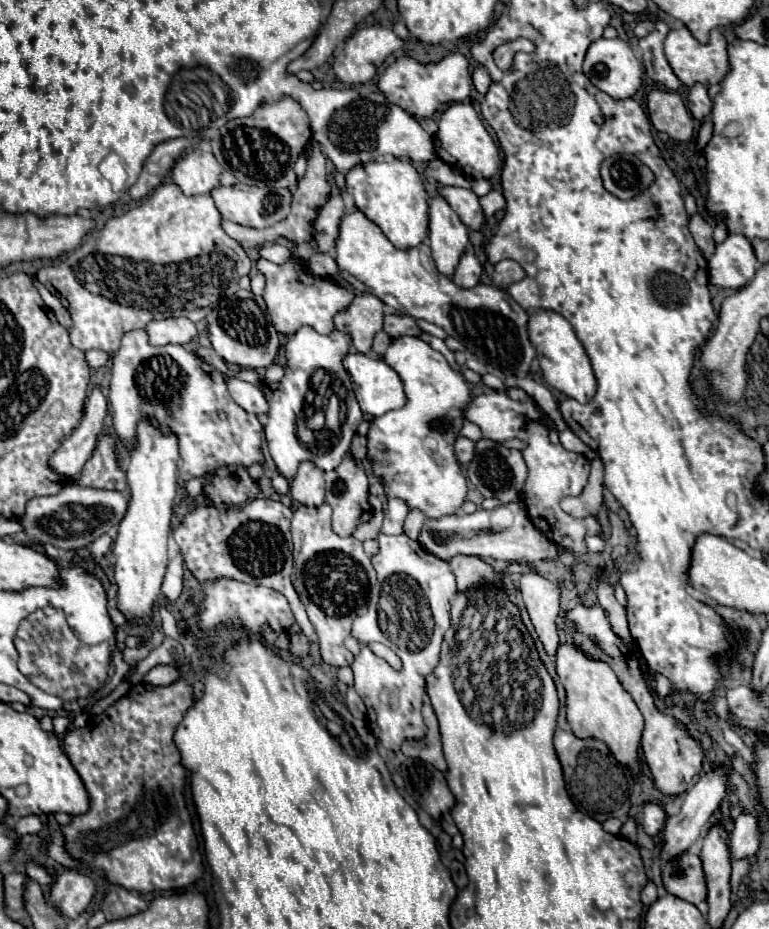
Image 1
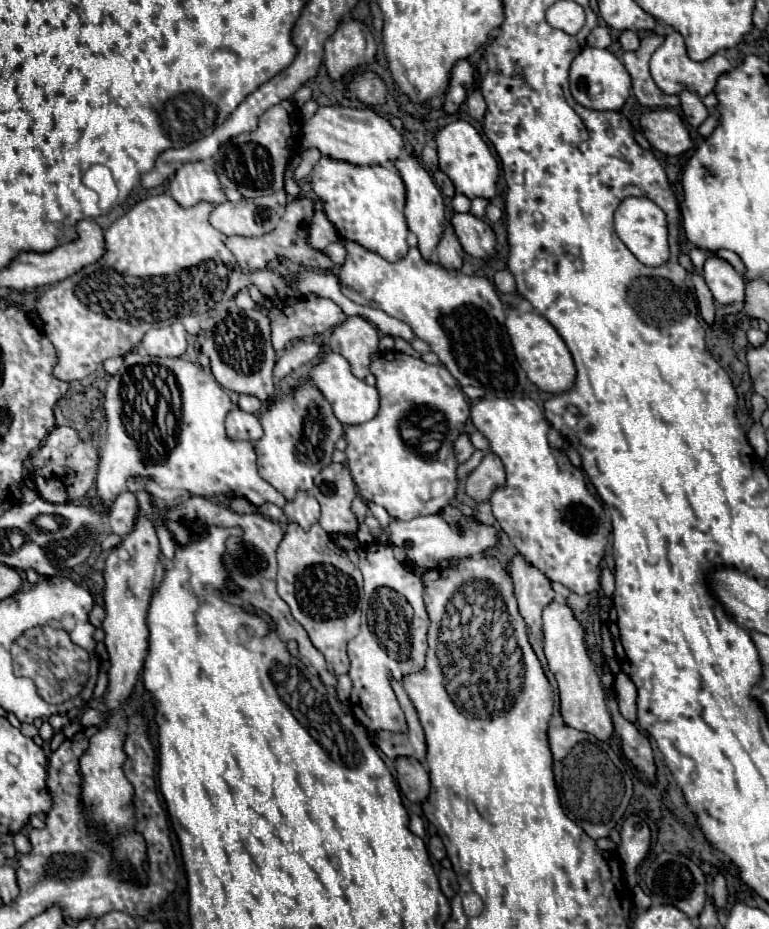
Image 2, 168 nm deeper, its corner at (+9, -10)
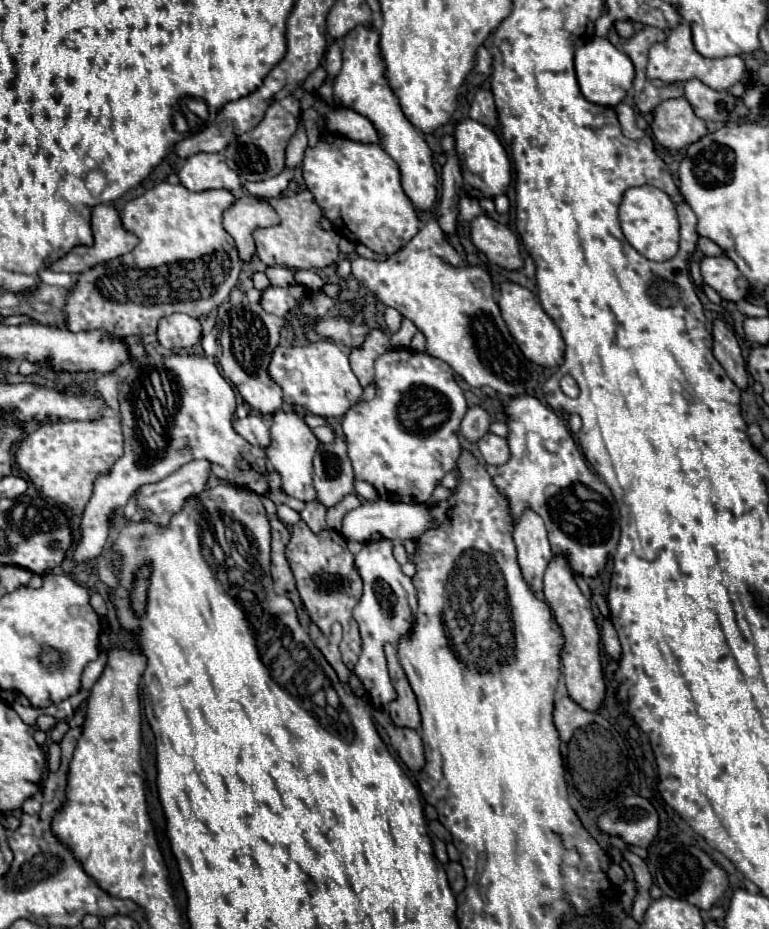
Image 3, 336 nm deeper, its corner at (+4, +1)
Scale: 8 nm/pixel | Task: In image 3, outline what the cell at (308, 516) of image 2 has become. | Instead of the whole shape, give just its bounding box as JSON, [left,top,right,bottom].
[301,501,329,533]

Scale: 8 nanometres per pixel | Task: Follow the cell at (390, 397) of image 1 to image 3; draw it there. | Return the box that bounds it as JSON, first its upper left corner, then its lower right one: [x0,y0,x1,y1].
[267,341,363,417]

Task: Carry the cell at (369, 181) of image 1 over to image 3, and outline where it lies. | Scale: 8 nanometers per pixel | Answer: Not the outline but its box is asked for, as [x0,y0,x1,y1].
[301,133,421,255]

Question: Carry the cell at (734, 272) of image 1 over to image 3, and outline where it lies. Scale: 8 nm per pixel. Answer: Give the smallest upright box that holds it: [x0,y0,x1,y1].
[701,257,749,301]

